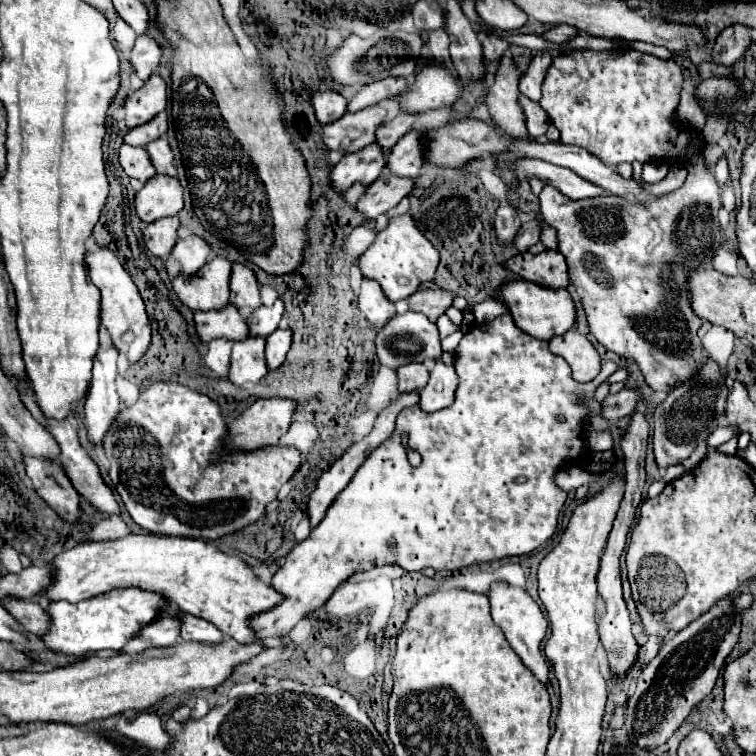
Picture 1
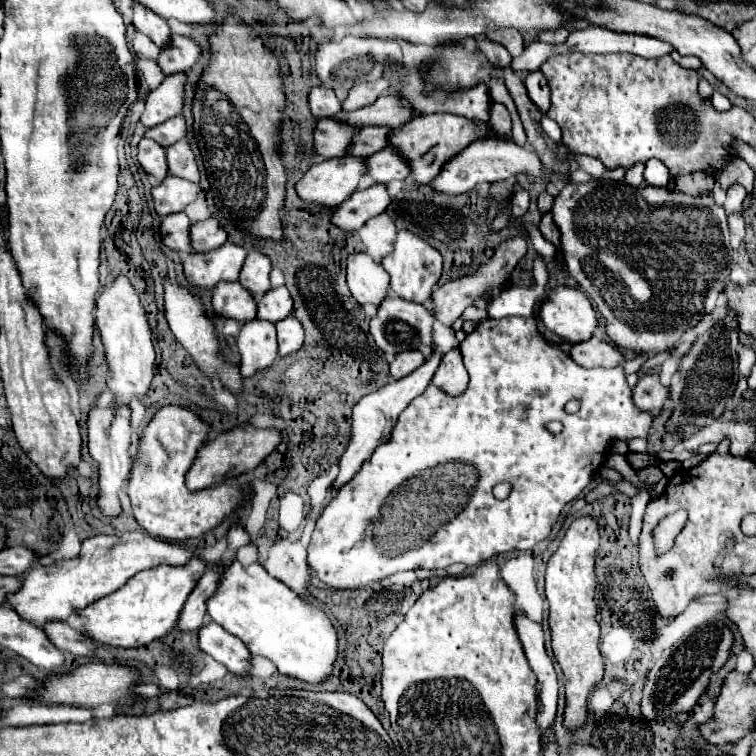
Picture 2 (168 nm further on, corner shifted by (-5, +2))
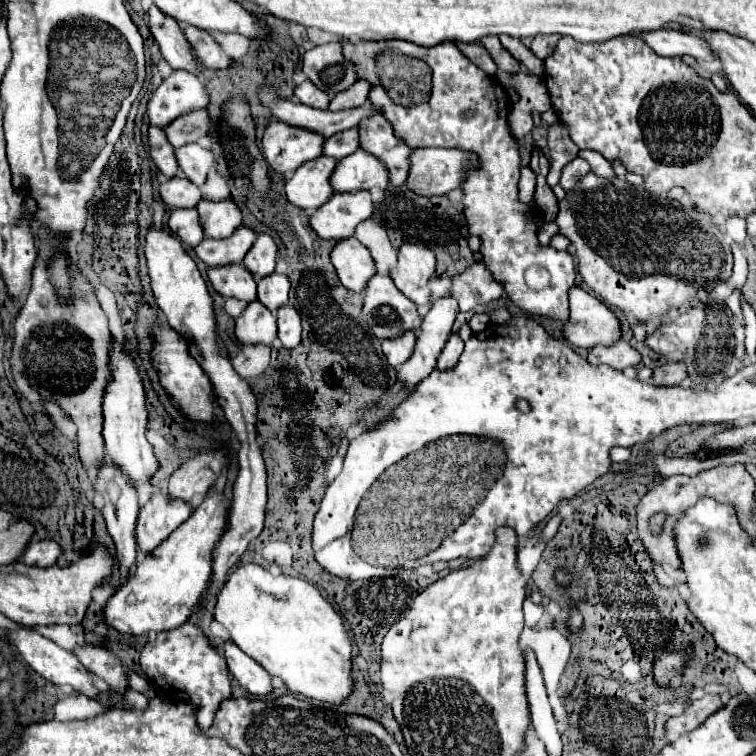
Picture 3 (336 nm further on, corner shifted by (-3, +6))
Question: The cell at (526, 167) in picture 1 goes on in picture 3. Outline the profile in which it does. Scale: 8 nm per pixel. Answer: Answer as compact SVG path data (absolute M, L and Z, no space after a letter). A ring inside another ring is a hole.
M418 148L412 154L412 168L406 180L408 188L418 196L434 196L448 194L454 188L460 188L466 180L466 174L480 166L480 160L474 152L458 150L458 148Z

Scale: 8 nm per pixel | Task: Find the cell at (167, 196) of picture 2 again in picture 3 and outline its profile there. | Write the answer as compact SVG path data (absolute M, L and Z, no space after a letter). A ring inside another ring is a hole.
M176 174L168 182L160 184L160 198L170 208L196 208L200 202L200 190L188 178Z

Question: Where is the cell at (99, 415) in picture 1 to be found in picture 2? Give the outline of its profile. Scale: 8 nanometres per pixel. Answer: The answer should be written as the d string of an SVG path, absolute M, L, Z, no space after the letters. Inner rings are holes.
M112 402L106 408L94 406L88 418L88 448L92 460L98 464L98 496L96 506L98 510L108 516L116 518L122 514L120 508L120 492L124 490L130 468L132 468L132 452L130 452L130 412L122 406L116 408Z

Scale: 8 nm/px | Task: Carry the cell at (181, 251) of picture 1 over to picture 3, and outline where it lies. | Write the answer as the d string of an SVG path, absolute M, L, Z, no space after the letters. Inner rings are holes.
M202 200L198 202L196 210L206 238L214 238L214 240L228 238L242 222L242 214L232 200L222 200L222 202Z

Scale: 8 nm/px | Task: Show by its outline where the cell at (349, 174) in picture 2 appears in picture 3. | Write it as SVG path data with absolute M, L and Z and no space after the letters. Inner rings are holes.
M320 156L312 162L304 162L286 180L288 200L306 212L318 210L334 194L330 178L336 164L338 160L332 156Z

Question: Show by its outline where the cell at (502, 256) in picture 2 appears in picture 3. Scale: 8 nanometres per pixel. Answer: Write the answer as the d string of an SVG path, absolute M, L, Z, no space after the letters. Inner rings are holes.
M474 262L462 274L452 278L450 296L456 298L458 308L462 312L472 310L478 304L488 304L500 298L504 292L504 284L494 280L492 272L488 272L484 262Z

